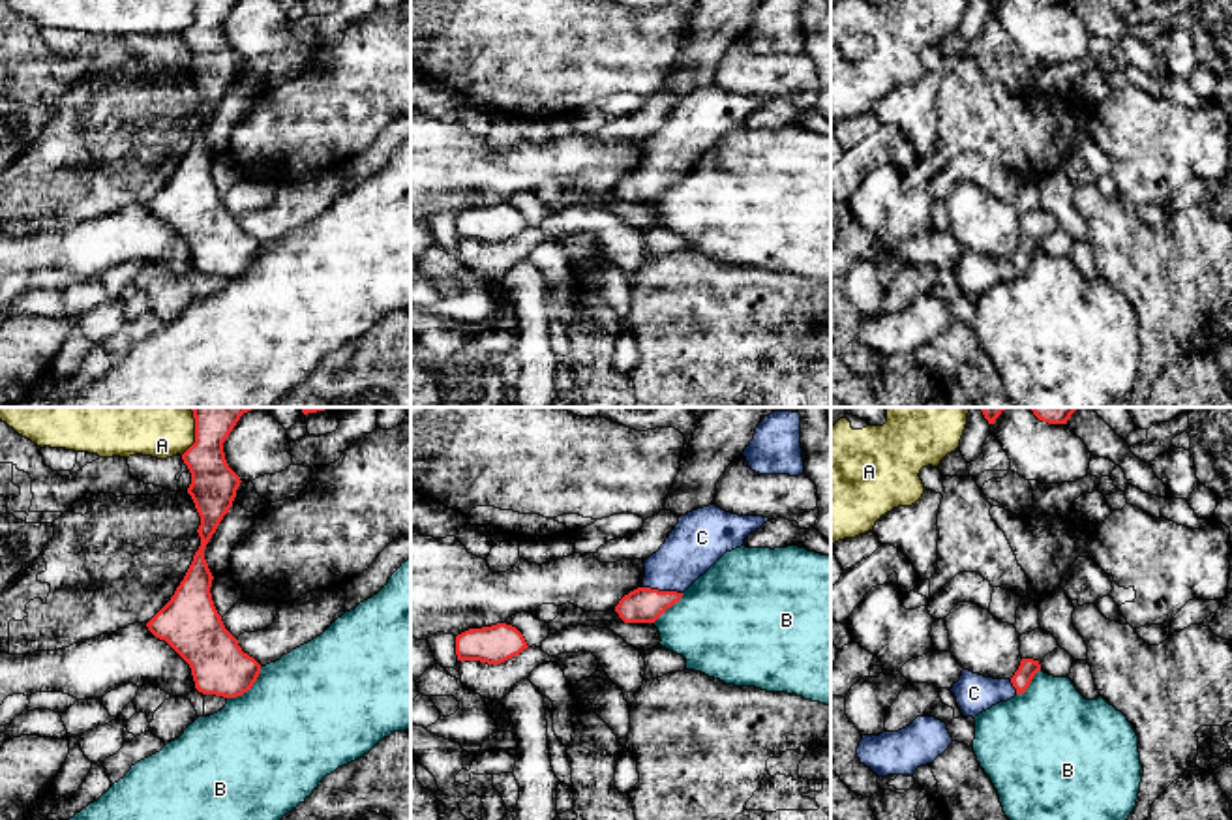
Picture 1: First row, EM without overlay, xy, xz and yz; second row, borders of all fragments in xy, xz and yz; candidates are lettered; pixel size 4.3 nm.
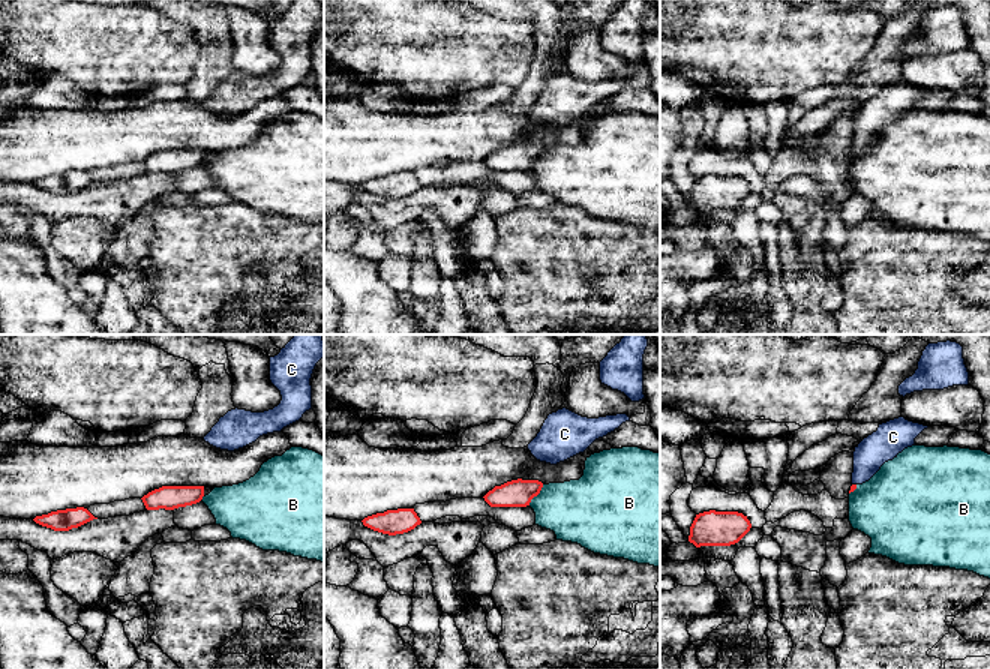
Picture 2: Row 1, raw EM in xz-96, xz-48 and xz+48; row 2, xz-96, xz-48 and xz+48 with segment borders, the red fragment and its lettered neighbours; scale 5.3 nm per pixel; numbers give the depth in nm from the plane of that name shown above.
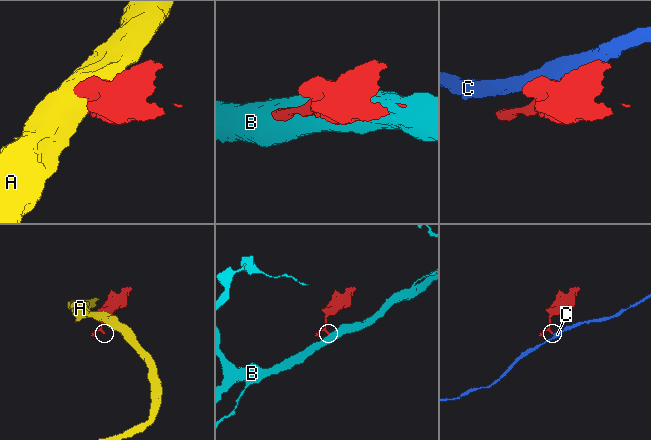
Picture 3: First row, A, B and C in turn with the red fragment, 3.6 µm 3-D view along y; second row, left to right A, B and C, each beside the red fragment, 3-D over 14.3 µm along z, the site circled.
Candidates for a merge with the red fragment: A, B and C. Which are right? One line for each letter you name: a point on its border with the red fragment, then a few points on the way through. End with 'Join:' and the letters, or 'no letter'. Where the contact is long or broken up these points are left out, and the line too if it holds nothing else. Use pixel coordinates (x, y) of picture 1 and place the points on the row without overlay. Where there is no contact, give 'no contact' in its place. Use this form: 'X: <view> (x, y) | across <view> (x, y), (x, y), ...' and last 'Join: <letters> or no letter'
C: xz (662, 171) | across xz (644, 184), (662, 171), (668, 152), (694, 124)
Join: C

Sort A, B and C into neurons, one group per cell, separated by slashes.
A / B / C

